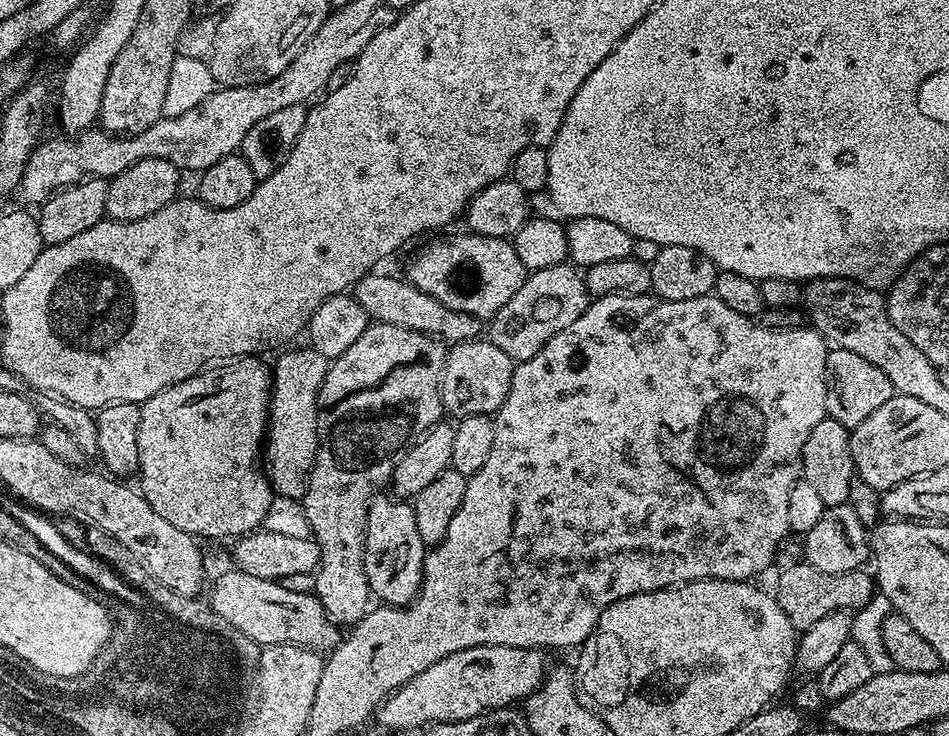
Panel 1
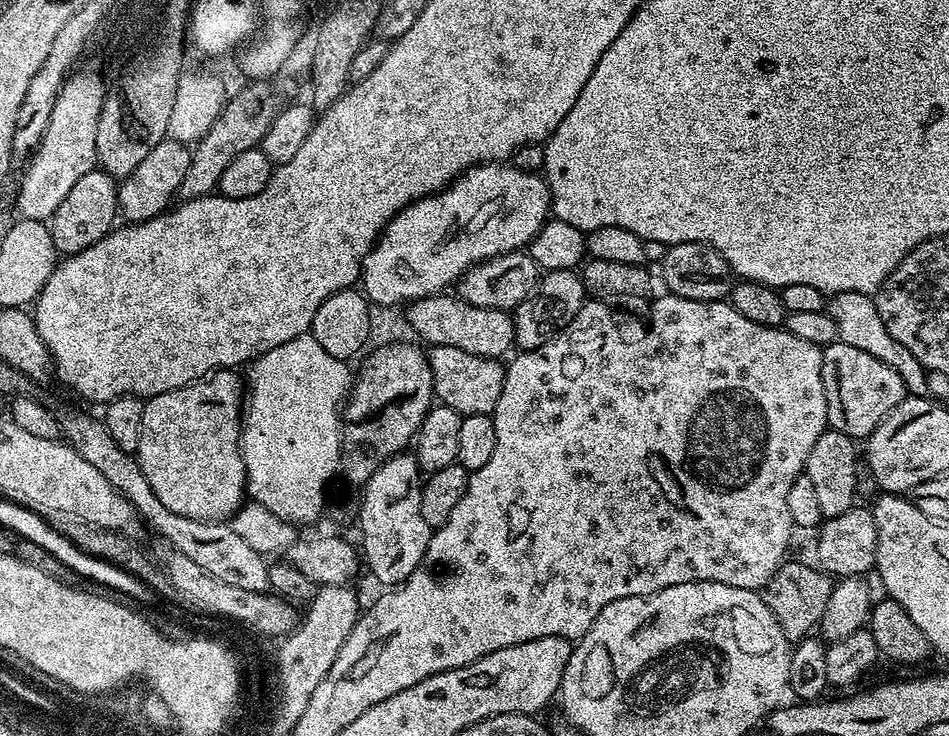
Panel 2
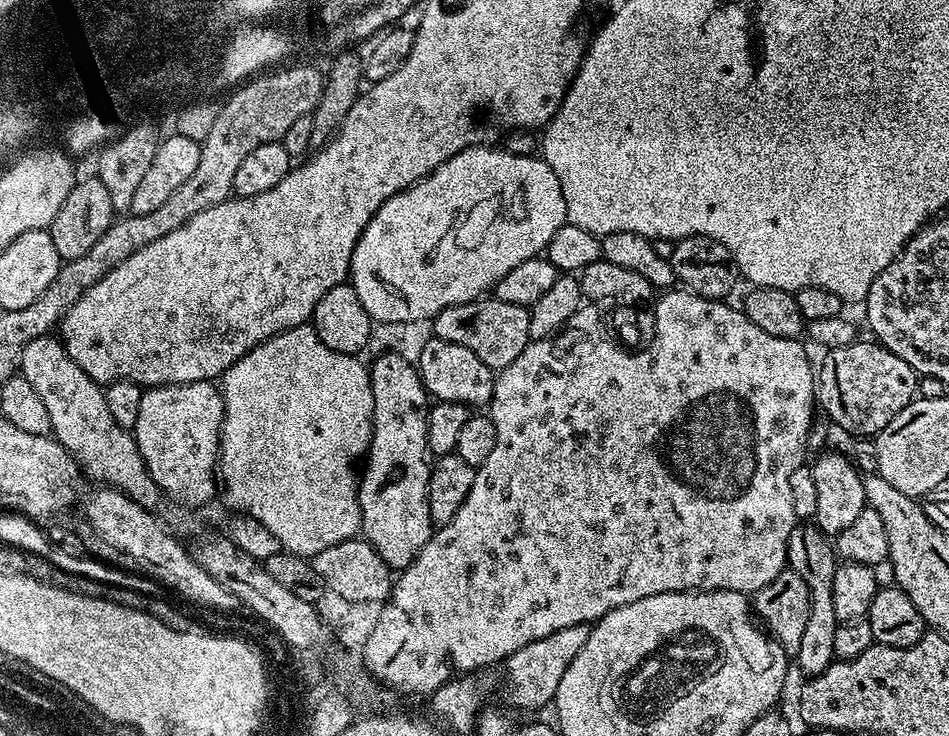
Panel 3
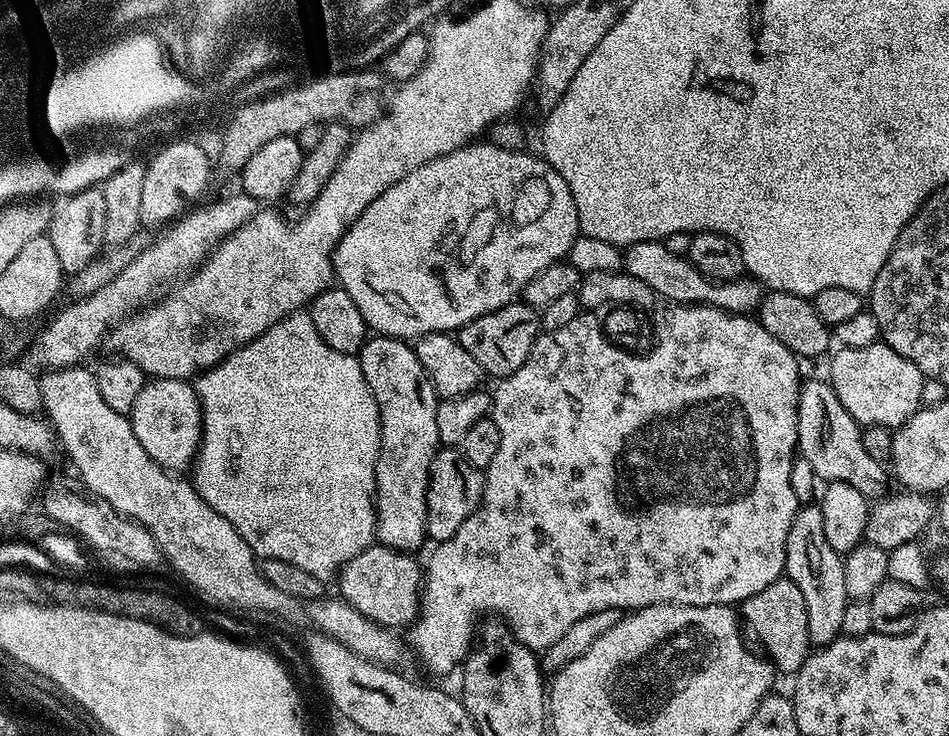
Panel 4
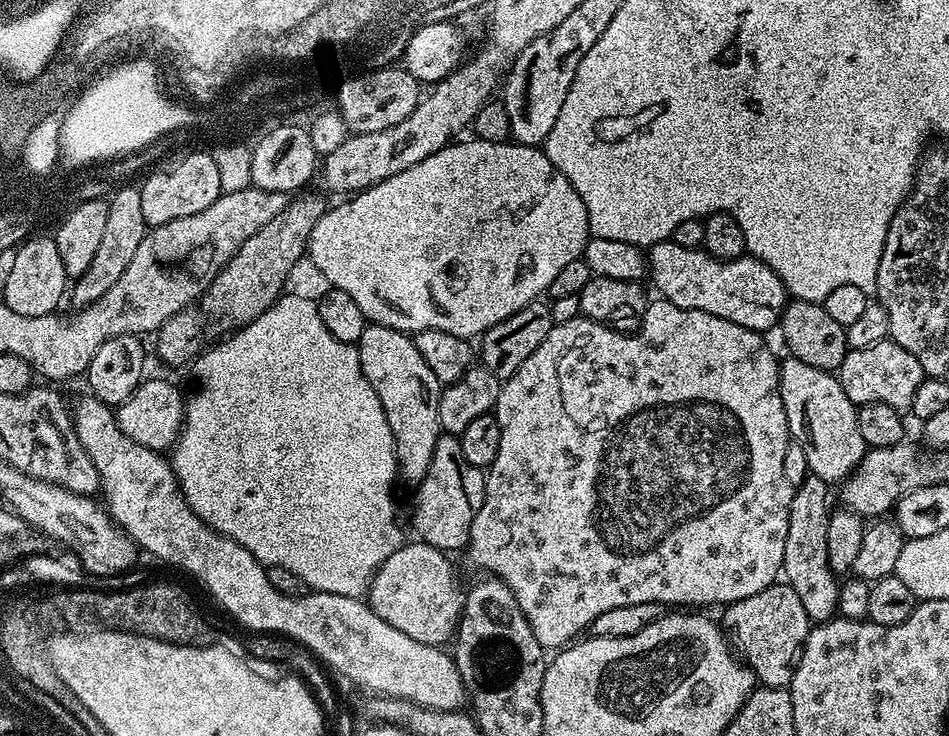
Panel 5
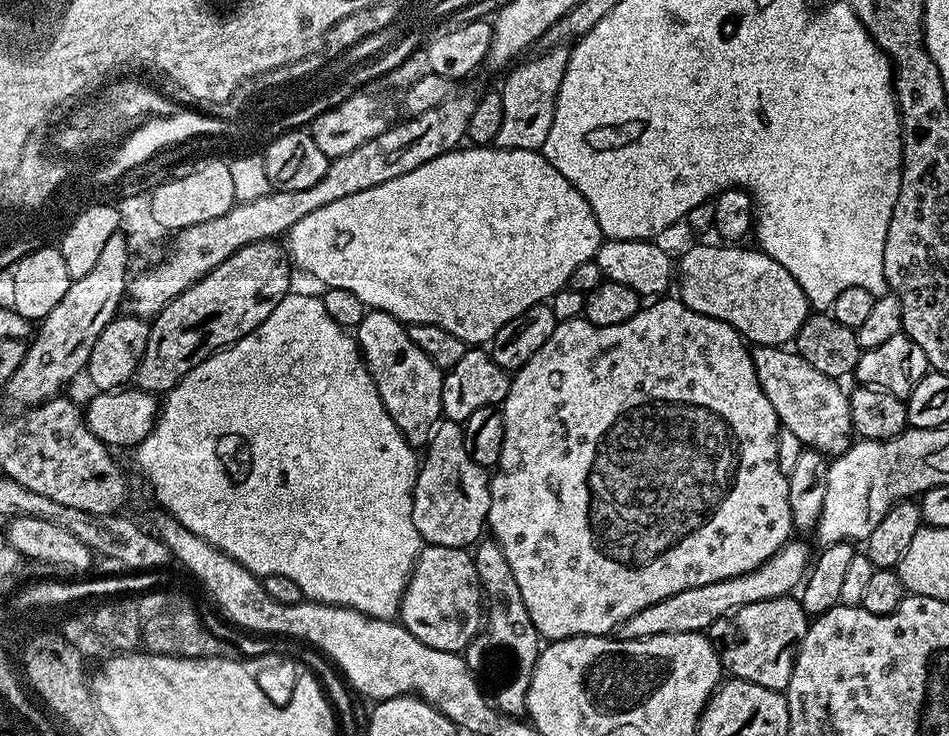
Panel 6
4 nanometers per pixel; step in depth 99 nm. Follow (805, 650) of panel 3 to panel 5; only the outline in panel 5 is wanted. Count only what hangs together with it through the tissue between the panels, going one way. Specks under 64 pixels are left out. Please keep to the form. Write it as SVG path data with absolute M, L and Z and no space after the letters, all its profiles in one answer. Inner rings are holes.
M811 474L802 483L795 485L790 502L790 522L786 530L782 576L794 590L794 594L802 598L802 606L806 606L806 614L812 622L823 622L837 615L840 584L837 573L832 571L826 558L826 526L830 515L828 492L828 483Z

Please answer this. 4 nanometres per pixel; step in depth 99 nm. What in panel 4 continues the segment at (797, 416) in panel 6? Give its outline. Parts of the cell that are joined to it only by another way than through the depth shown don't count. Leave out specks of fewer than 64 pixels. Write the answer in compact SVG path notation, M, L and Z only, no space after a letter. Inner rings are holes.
M805 379L800 386L798 398L798 452L810 462L810 470L814 470L817 481L846 482L846 486L854 486L858 494L869 498L880 498L885 495L890 476L885 465L866 452L862 446L861 425L846 414L846 406L838 402L831 383L824 380Z

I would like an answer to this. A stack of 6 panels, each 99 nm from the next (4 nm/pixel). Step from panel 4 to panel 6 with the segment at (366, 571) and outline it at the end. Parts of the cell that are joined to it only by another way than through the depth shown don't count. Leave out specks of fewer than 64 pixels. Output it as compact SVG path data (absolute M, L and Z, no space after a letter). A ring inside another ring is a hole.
M433 544L421 547L416 564L412 567L412 576L408 580L404 596L400 599L399 623L403 624L406 630L410 630L410 634L414 634L418 642L426 642L426 646L434 650L463 653L468 643L479 634L483 619L480 579L472 561L472 552Z

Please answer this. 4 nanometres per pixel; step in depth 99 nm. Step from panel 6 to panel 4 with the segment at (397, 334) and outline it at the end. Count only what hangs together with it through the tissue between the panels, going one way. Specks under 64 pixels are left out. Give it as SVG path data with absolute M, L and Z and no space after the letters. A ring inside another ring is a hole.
M373 335L365 340L358 353L358 359L362 366L362 374L366 374L366 382L370 386L370 390L374 394L374 402L378 402L378 410L380 411L380 453L378 454L378 462L376 463L376 540L386 545L388 548L396 548L399 552L415 553L416 548L420 548L426 544L428 527L426 526L426 498L428 497L428 475L430 474L430 466L434 454L441 447L438 438L438 406L441 397L436 395L434 386L430 382L430 378L426 374L426 370L422 370L422 362L418 362L418 354L415 347L409 341L397 340L394 336Z

